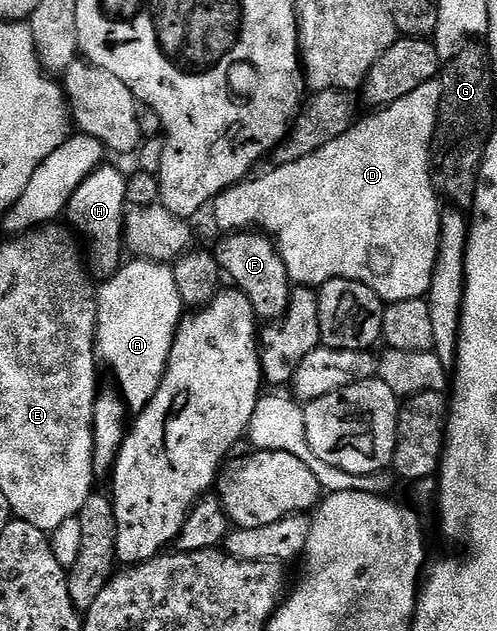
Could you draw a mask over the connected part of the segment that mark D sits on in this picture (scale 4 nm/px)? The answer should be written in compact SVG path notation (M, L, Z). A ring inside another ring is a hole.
M439 80L422 83L410 95L402 95L394 103L387 107L377 108L368 118L357 120L351 129L345 131L334 143L326 143L314 155L306 155L306 159L298 159L289 165L276 165L269 173L261 177L253 176L251 179L239 181L237 185L231 185L216 196L214 210L216 209L216 225L220 231L235 232L248 231L255 227L257 230L268 234L276 243L276 250L282 255L286 263L286 271L290 279L300 287L319 287L336 277L350 279L358 283L366 283L370 291L374 291L381 301L391 303L393 301L405 301L406 299L427 298L428 288L431 285L431 276L434 275L435 261L438 259L439 227L442 212L442 201L436 189L432 186L432 133L436 130L436 116L440 110L440 83Z

